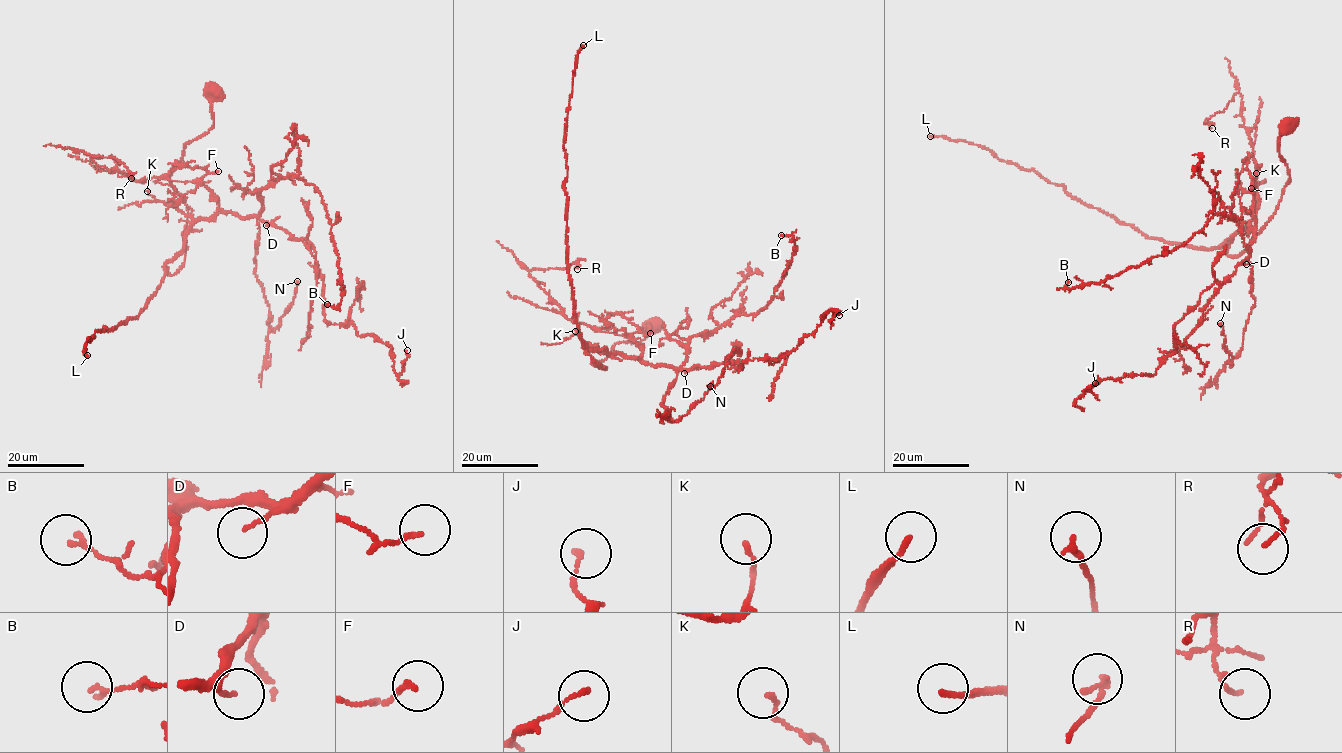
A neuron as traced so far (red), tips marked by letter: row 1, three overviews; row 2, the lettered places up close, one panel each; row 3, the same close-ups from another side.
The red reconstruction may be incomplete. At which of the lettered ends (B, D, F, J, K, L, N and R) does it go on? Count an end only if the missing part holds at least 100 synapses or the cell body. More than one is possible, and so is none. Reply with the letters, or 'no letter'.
L

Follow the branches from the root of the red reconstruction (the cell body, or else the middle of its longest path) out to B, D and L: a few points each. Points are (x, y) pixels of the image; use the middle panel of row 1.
B: (654, 324), (591, 364), (606, 368), (586, 348), (681, 366), (691, 337), (766, 307), (796, 249), (781, 235)
D: (654, 324), (644, 339), (616, 344), (607, 358), (591, 364), (606, 369), (585, 350), (603, 348), (684, 373)
L: (654, 324), (644, 339), (592, 362), (602, 369), (574, 313), (564, 141), (583, 45)

